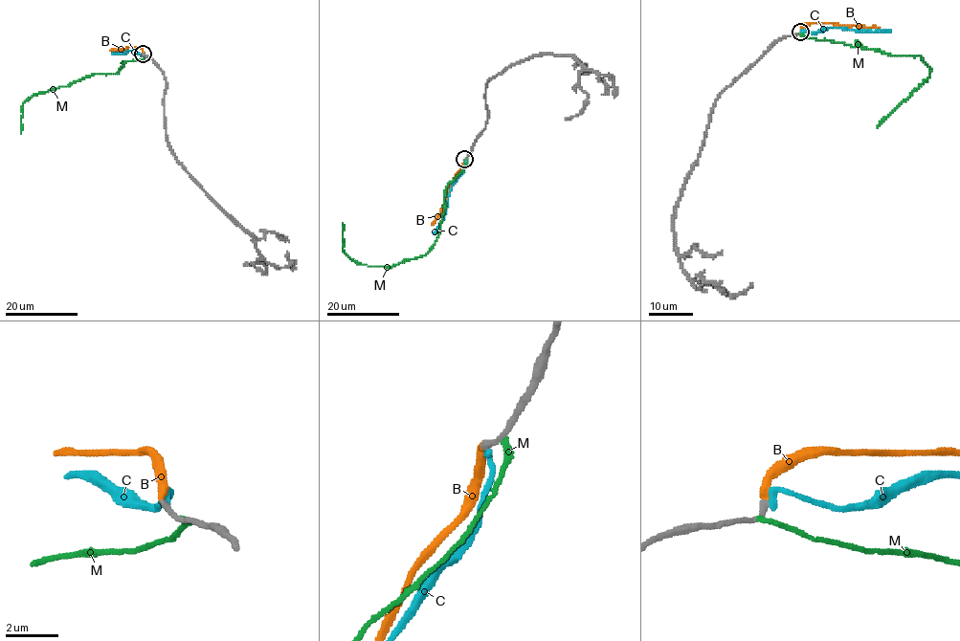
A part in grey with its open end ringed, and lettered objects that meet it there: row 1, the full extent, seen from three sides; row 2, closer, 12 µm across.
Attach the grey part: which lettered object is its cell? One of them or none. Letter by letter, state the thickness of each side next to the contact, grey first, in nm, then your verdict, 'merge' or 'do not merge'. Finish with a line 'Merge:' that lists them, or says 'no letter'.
B: calibres 220 and 320 nm; merge
C: calibres 240 and 240 nm; do not merge
M: calibres 280 and 170 nm; do not merge
Merge: B

